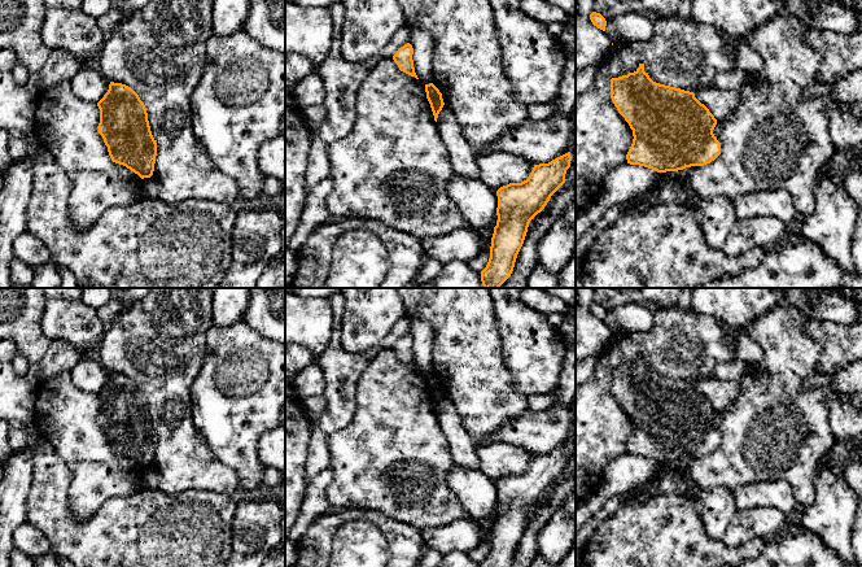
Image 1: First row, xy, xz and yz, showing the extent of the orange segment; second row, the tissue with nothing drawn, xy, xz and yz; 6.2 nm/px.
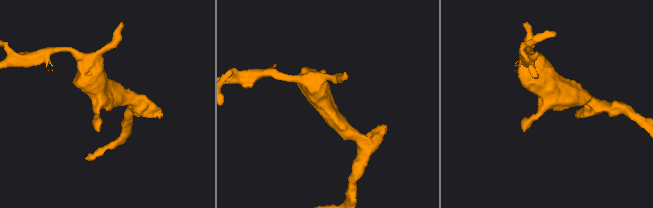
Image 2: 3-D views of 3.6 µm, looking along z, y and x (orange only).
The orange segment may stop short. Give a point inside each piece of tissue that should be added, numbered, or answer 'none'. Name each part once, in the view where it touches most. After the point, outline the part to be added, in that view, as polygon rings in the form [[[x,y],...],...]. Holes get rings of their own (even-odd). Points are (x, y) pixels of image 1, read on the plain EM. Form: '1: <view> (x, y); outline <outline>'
none

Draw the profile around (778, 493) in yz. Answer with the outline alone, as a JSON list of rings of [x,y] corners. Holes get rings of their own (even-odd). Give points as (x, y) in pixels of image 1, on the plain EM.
[[[784,480],[749,483],[735,490],[736,511],[753,507],[776,507],[788,519],[798,513],[793,489]]]

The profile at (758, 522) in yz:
[[[753,507],[736,511],[723,541],[727,546],[735,548],[753,537],[767,540],[782,532],[787,522],[788,518],[776,507]]]

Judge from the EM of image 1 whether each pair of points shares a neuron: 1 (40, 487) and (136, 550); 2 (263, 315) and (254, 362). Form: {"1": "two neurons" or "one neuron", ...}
{"1": "one neuron", "2": "two neurons"}

